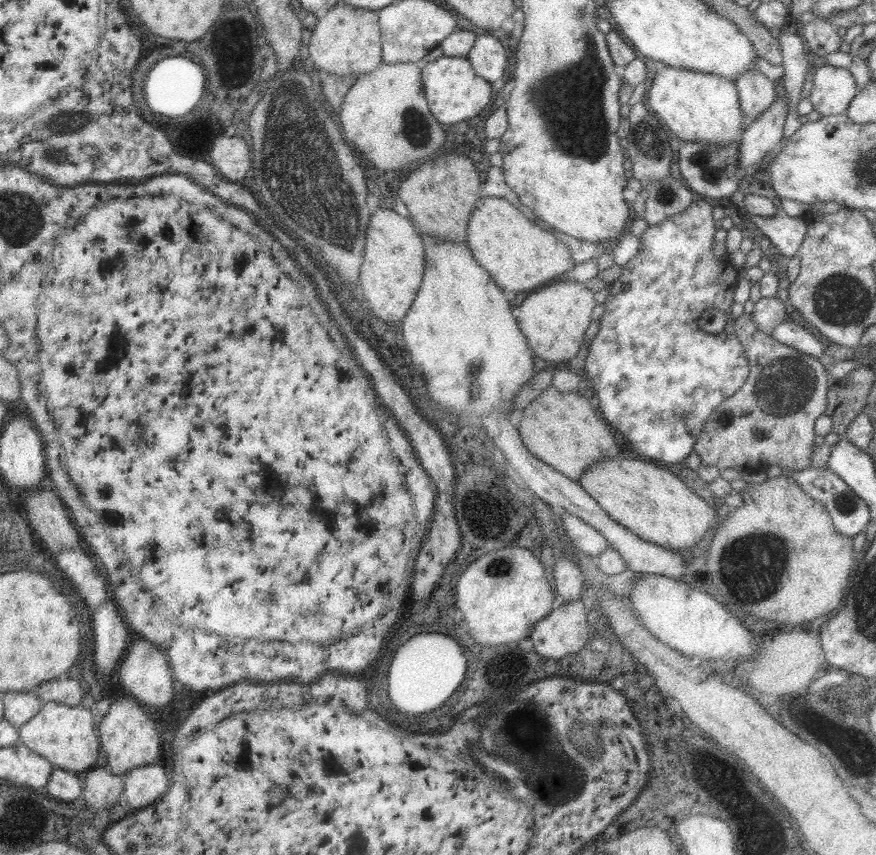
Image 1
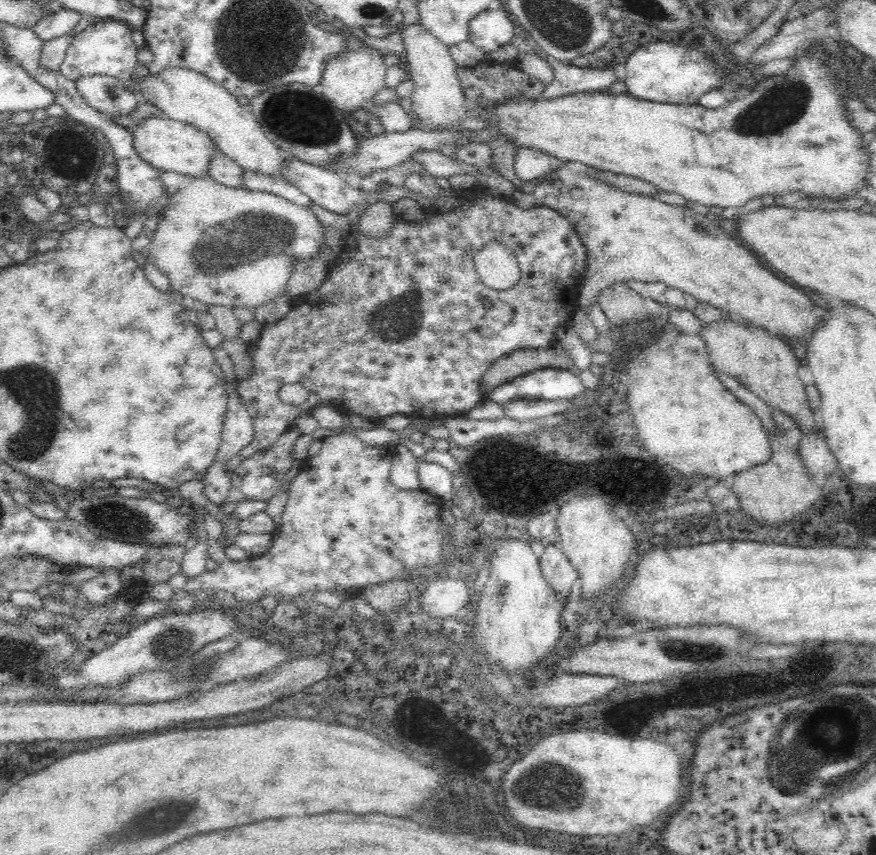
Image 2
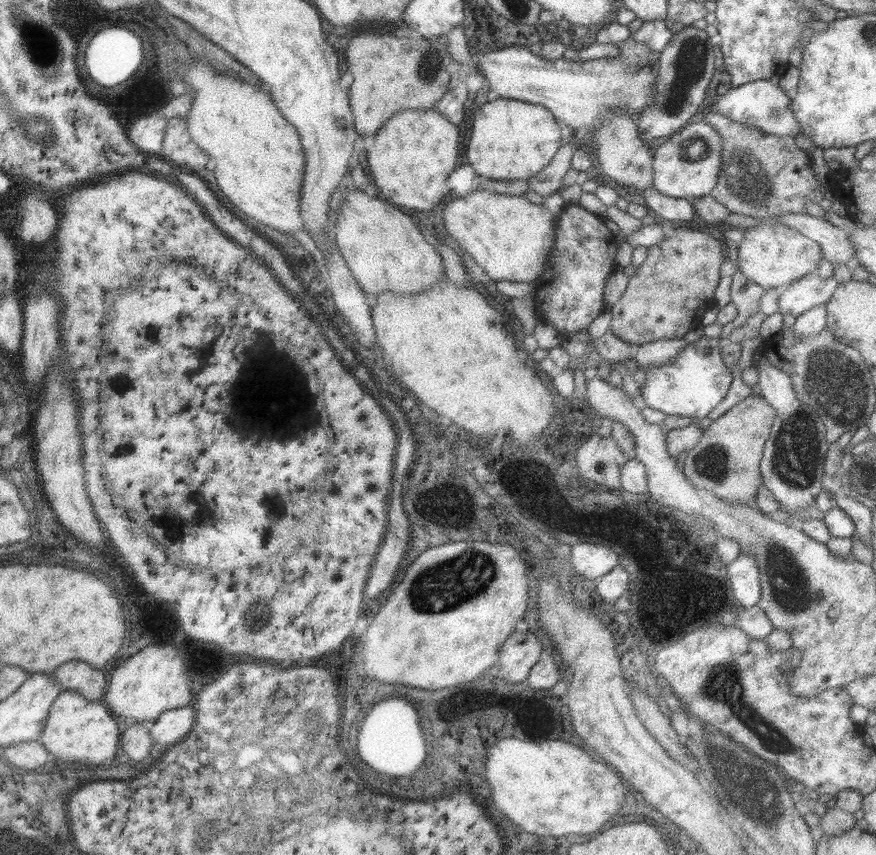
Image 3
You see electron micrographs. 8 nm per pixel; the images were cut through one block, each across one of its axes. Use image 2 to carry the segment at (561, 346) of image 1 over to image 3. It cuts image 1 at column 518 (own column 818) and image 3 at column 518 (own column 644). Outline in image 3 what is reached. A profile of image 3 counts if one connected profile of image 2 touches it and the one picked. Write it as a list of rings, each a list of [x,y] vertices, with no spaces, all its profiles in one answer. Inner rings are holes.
[[[477,188],[470,195],[456,198],[446,204],[444,224],[450,238],[476,260],[484,270],[484,280],[491,285],[494,282],[533,283],[545,270],[555,243],[555,222],[550,211],[543,205],[532,203],[524,195],[496,194],[489,190]]]

